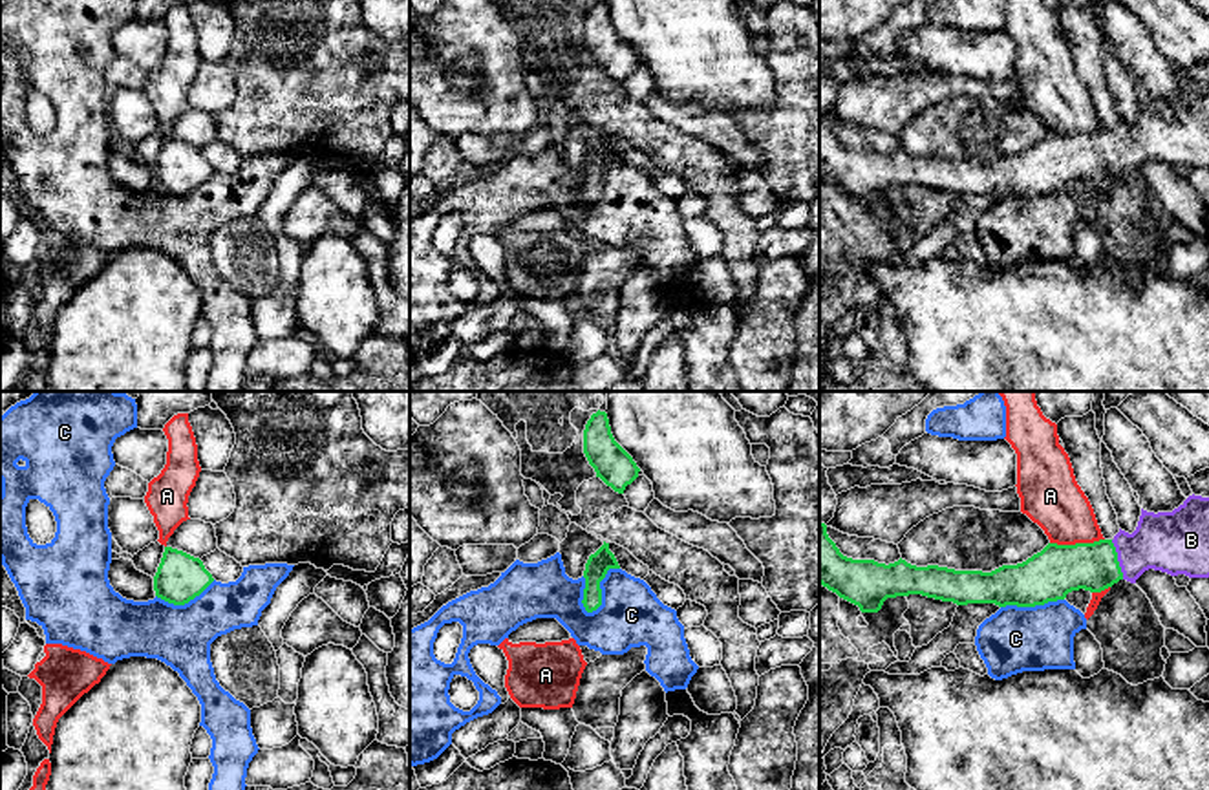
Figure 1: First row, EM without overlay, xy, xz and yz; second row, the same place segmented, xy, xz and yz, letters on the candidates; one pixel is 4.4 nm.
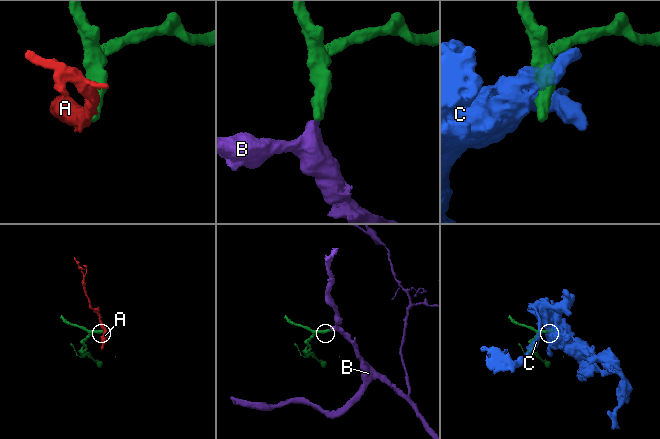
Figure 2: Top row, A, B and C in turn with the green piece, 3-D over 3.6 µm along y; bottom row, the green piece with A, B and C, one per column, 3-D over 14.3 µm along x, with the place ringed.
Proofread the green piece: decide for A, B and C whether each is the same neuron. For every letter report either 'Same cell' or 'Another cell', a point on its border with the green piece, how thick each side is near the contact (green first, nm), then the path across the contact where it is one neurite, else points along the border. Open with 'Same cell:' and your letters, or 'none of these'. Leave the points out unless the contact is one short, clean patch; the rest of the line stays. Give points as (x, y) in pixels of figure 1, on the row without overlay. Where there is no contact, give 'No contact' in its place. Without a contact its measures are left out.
Same cell: B
A: Another cell. Touches green at yz (1076, 134). Thickness 220 nm (green) against 260 nm. Boundary: yz (1103, 128), (1050, 134)
B: Same cell. Touches green at yz (1116, 150). Thickness 220 nm (green) against 260 nm. Path across: yz (1061, 160), (1116, 150), (1158, 132), (1169, 132)
C: Another cell. Touches green at xz (600, 180). Thickness 100 nm (green) against 280 nm. Boundary: xz (619, 158), (608, 161), (600, 172), (600, 194), (588, 203)

